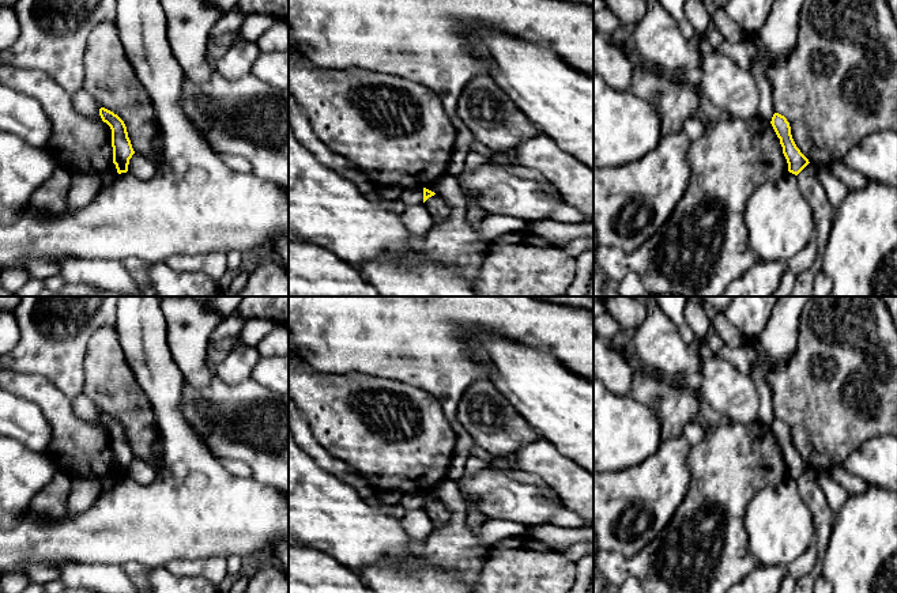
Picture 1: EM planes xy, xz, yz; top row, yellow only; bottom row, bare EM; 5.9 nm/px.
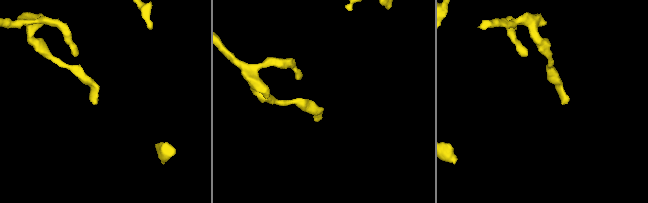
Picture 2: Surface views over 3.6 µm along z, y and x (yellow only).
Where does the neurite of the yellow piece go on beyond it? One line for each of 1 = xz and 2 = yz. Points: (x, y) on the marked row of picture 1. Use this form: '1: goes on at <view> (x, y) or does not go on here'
1: does not go on here
2: does not go on here

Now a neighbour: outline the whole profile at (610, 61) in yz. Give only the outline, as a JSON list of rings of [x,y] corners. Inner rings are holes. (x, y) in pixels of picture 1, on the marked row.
[[[593,29],[593,72],[617,90],[630,90],[634,63],[632,56],[614,45],[608,35]]]

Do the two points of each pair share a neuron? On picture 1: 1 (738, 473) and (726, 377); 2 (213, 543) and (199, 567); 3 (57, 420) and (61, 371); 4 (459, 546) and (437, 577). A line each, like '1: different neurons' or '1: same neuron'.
1: different neurons
2: different neurons
3: different neurons
4: different neurons

